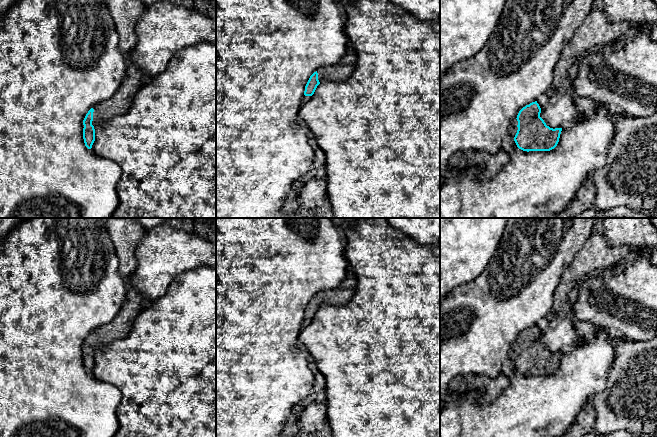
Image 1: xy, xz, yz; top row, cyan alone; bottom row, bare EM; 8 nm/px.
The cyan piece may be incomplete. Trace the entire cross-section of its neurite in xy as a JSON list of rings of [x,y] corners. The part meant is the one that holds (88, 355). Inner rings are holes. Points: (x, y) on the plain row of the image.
[[[129,287],[117,317],[88,335],[83,344],[83,363],[88,373],[92,372],[95,365],[95,348],[100,344],[124,339],[129,334],[134,320],[142,311],[143,300],[144,297],[135,288]]]

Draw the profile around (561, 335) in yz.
[[[571,290],[567,301],[556,317],[549,322],[548,329],[541,333],[540,341],[550,352],[563,352],[584,343],[585,338],[577,334],[574,328],[575,315],[573,306],[577,300],[578,292]]]

